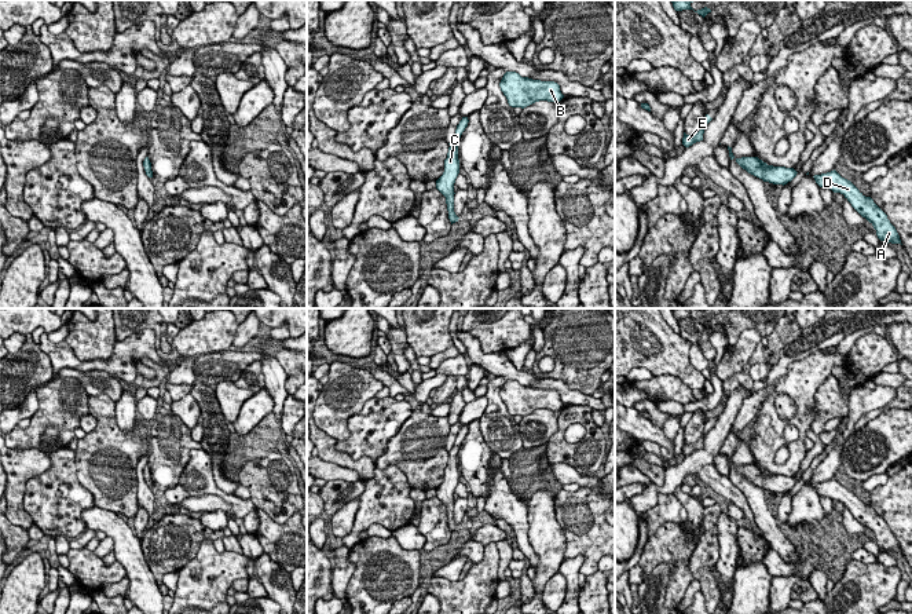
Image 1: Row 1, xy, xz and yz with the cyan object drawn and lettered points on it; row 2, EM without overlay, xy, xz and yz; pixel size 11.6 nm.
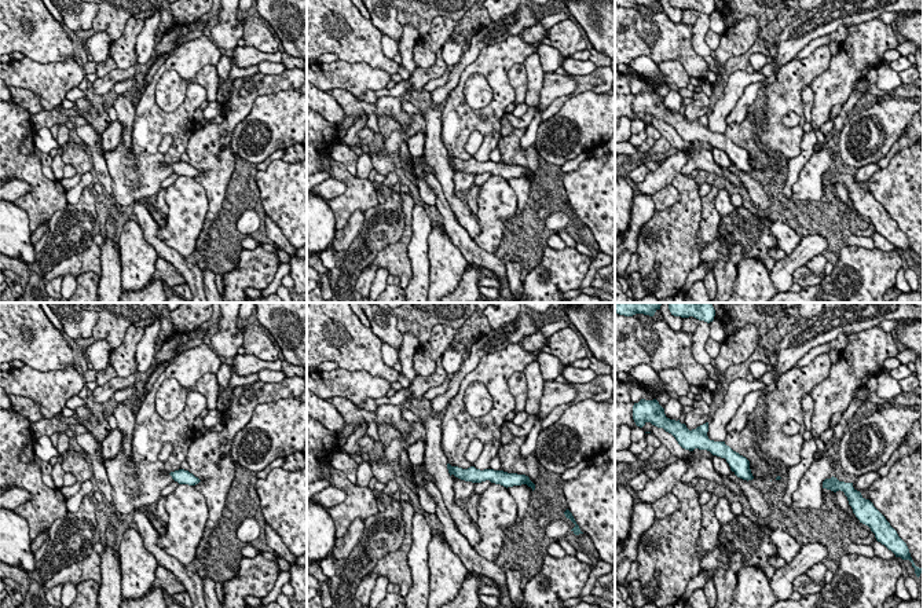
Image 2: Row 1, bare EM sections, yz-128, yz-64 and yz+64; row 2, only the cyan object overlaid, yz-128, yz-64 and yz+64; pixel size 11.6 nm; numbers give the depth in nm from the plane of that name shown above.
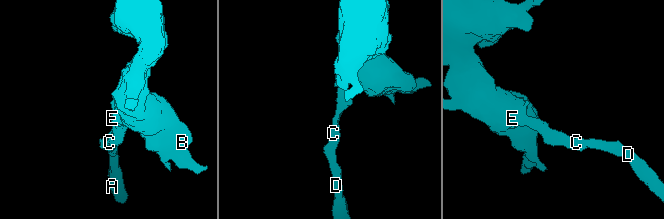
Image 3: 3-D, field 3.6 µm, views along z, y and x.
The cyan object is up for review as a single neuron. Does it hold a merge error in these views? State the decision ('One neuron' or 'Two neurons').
One neuron

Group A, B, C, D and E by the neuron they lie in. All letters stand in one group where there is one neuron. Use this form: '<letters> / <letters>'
A B C D E

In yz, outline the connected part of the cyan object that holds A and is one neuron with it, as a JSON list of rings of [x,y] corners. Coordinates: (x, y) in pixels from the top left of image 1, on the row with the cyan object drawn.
[[[835,169],[814,175],[813,178],[820,187],[843,194],[851,207],[873,226],[880,241],[886,244],[901,244],[900,235],[887,219],[887,215],[871,197],[865,197],[850,180],[842,178]]]

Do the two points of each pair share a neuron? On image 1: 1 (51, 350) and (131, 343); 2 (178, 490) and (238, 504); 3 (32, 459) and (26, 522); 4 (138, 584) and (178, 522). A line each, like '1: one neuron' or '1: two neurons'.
1: one neuron
2: two neurons
3: one neuron
4: two neurons

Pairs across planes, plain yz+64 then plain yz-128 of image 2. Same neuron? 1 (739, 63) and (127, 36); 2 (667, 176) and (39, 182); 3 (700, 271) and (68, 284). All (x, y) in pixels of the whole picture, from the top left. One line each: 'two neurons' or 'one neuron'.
1: two neurons
2: two neurons
3: one neuron

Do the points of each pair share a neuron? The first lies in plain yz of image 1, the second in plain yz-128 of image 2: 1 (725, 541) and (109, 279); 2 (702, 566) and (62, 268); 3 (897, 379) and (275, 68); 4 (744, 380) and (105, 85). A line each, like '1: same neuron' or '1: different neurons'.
1: same neuron
2: same neuron
3: same neuron
4: same neuron

